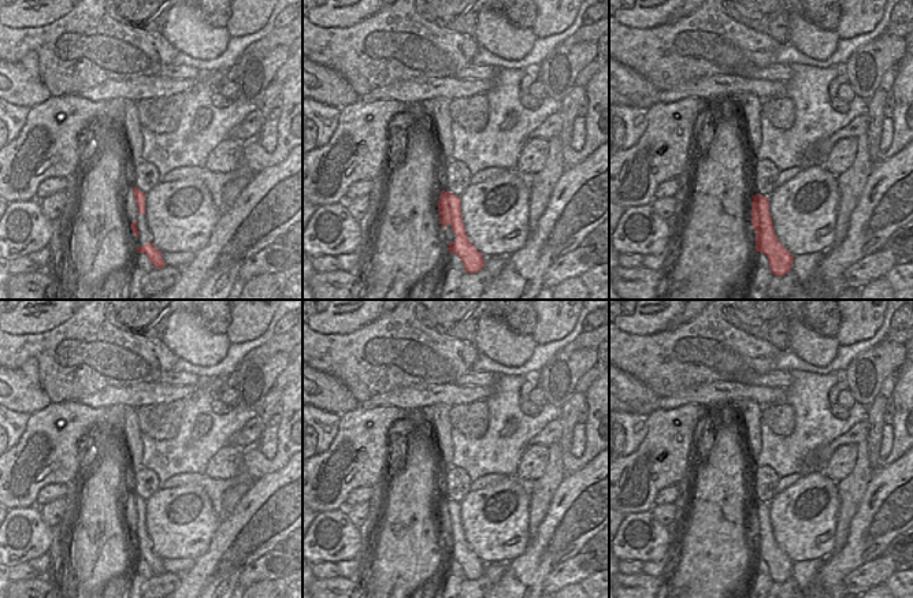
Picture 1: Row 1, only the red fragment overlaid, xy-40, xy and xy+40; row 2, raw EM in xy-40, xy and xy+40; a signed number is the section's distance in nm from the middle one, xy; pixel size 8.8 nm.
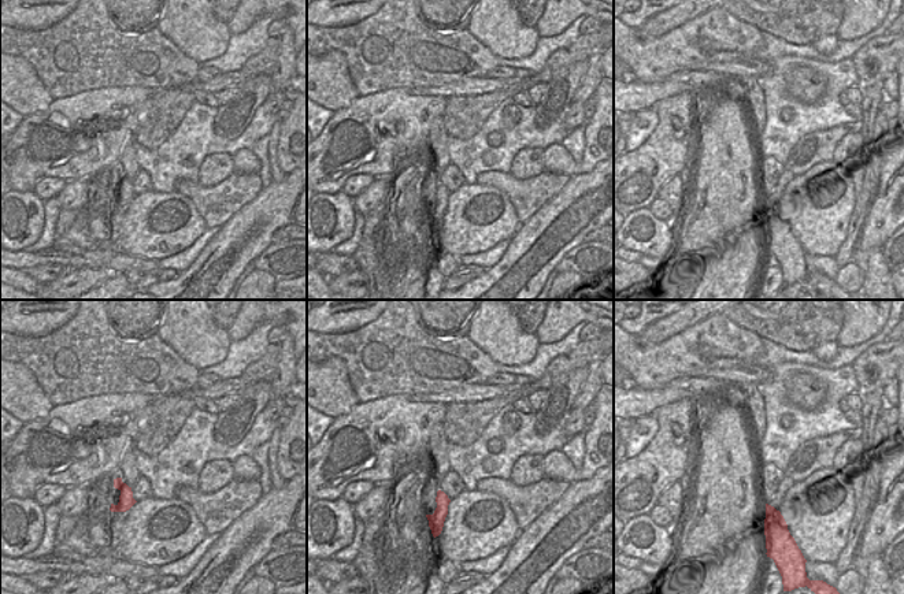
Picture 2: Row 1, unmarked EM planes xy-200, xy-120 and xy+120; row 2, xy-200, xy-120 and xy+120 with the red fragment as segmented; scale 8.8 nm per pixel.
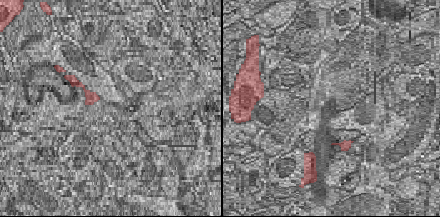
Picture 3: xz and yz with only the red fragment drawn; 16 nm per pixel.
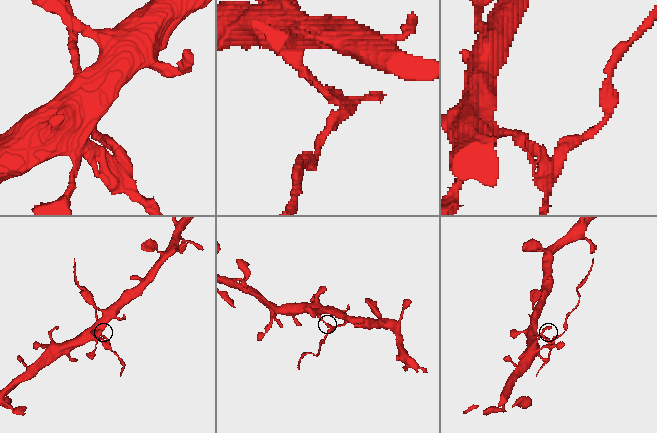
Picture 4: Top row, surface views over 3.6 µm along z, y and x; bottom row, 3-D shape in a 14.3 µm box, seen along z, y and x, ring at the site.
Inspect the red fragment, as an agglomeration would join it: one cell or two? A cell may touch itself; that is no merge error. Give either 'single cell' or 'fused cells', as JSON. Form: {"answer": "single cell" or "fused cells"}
{"answer": "fused cells"}

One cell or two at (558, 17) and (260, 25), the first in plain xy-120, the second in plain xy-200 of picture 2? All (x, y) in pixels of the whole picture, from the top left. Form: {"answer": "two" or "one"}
{"answer": "two"}

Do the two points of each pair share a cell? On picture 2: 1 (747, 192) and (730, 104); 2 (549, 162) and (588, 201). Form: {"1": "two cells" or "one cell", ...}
{"1": "one cell", "2": "two cells"}

